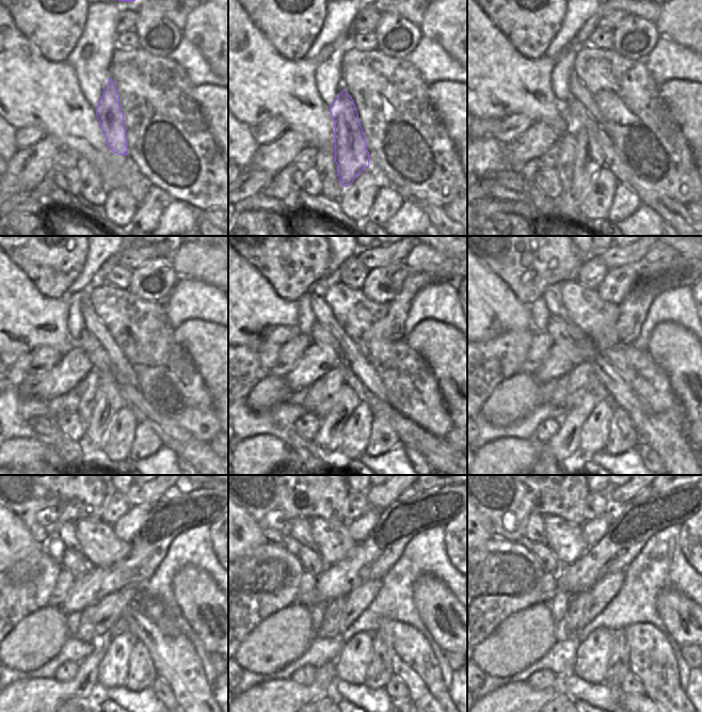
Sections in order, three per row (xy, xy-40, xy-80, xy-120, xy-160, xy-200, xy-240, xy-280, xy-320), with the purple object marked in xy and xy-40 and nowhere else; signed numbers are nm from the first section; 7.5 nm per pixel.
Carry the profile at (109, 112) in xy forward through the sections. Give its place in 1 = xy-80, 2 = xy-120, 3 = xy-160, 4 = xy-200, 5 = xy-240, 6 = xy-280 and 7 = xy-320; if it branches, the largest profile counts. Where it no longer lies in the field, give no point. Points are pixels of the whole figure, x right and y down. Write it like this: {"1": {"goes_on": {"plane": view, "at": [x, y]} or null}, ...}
{"1": {"goes_on": {"plane": "xy-80", "at": [588, 159]}}, "2": {"goes_on": {"plane": "xy-120", "at": [109, 400]}}, "3": {"goes_on": {"plane": "xy-160", "at": [329, 438]}}, "4": {"goes_on": {"plane": "xy-200", "at": [508, 453]}}, "5": {"goes_on": {"plane": "xy-240", "at": [38, 692]}}, "6": {"goes_on": {"plane": "xy-280", "at": [287, 692]}}, "7": {"goes_on": {"plane": "xy-320", "at": [515, 692]}}}

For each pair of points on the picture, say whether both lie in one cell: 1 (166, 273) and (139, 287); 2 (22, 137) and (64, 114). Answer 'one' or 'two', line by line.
1: one
2: two

